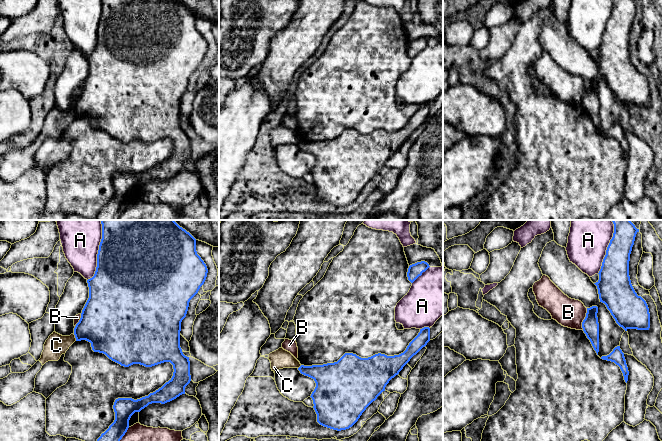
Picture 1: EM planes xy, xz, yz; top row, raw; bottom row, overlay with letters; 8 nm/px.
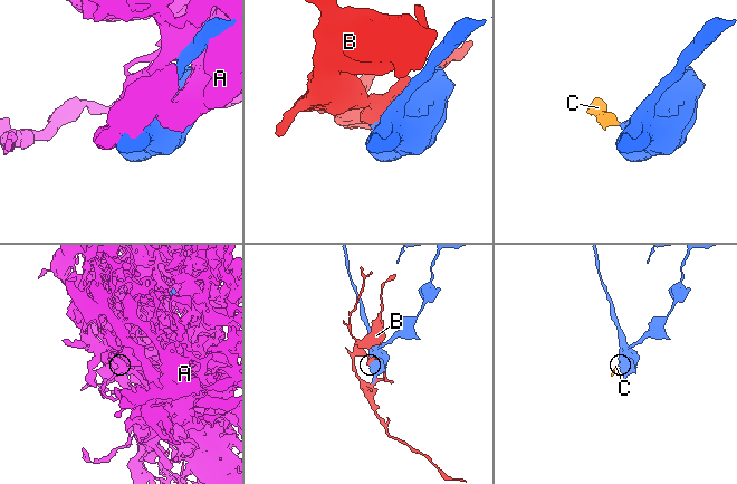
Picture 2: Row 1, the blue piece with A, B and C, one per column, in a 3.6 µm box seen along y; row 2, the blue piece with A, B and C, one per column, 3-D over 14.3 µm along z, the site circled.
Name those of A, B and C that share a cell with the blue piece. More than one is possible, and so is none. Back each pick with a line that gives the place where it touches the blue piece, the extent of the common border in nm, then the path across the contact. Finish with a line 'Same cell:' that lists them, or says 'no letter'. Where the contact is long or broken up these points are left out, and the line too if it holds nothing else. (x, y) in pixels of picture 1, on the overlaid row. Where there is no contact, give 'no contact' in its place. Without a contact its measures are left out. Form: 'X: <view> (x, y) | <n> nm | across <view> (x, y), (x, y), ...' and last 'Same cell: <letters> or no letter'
Same cell: no letter

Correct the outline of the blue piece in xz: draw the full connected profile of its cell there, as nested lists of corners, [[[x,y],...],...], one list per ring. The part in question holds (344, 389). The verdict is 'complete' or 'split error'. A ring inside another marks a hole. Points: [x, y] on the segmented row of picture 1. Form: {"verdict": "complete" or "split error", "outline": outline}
{"verdict": "complete", "outline": [[[430,328],[420,329],[418,335],[409,343],[406,350],[394,356],[375,354],[361,358],[353,353],[345,353],[337,362],[323,365],[304,366],[298,370],[301,374],[312,378],[316,387],[311,394],[313,408],[317,414],[317,422],[327,428],[341,431],[352,427],[366,408],[385,391],[386,385],[403,367],[430,341]]]}

